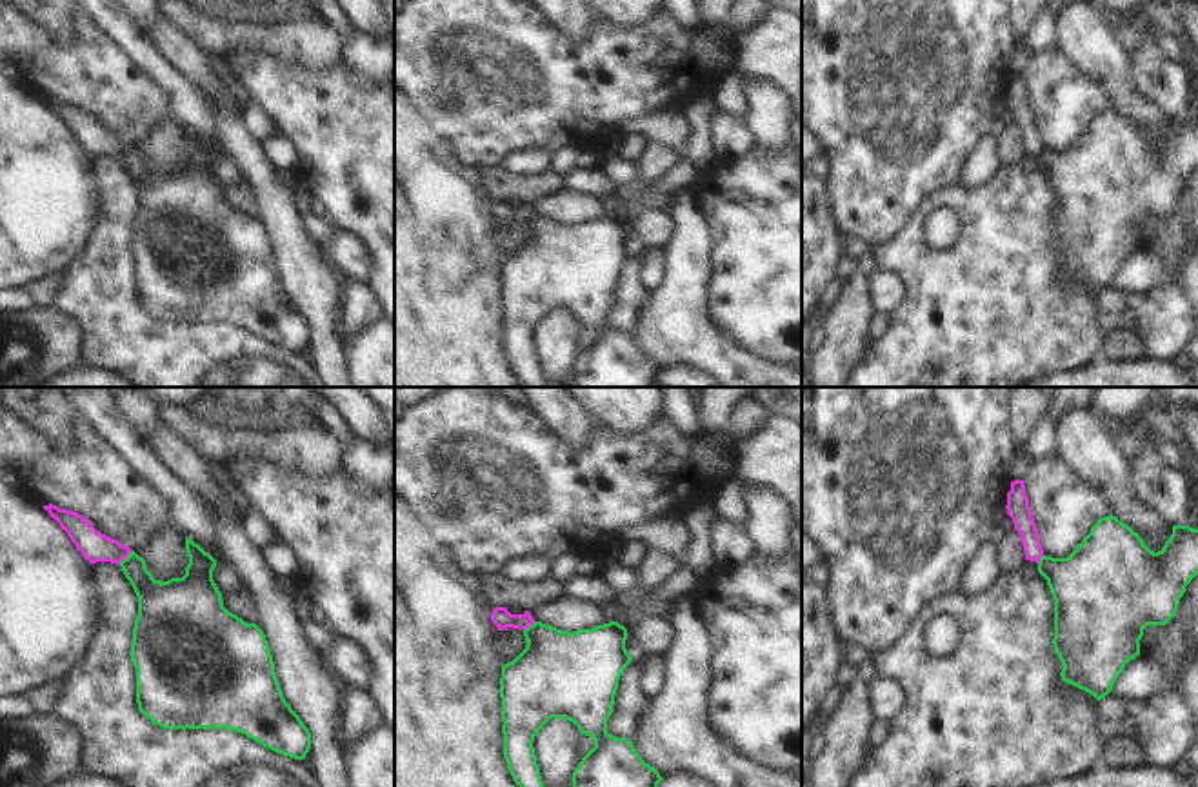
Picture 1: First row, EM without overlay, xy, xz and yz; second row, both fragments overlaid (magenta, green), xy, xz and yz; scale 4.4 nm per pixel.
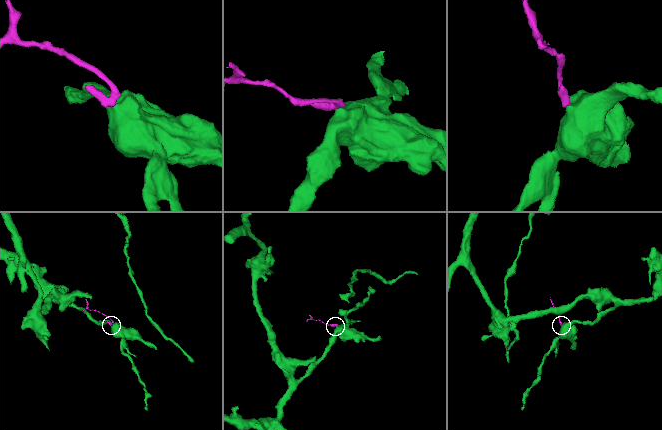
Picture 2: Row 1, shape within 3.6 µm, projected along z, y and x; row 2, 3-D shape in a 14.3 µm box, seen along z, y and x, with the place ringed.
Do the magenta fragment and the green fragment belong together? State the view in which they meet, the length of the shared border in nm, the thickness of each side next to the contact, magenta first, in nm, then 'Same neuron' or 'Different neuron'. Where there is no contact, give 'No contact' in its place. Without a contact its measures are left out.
Touches magenta in xy. Shared border 80 nm. Thickness 130 nm (magenta) against 180 nm. Different neuron

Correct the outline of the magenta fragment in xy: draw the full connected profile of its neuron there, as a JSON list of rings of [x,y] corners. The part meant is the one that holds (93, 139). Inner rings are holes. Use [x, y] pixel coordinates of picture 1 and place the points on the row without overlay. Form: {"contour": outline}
{"contour": [[[53,96],[44,98],[44,102],[60,116],[82,149],[91,156],[120,156],[129,149],[131,142],[127,138],[122,138],[118,133],[98,125],[91,113],[84,111],[82,107],[60,102]]]}

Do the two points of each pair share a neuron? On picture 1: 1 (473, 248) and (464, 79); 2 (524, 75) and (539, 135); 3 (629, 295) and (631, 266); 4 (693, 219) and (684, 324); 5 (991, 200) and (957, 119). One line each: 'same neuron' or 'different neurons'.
1: different neurons
2: same neuron
3: same neuron
4: same neuron
5: different neurons

